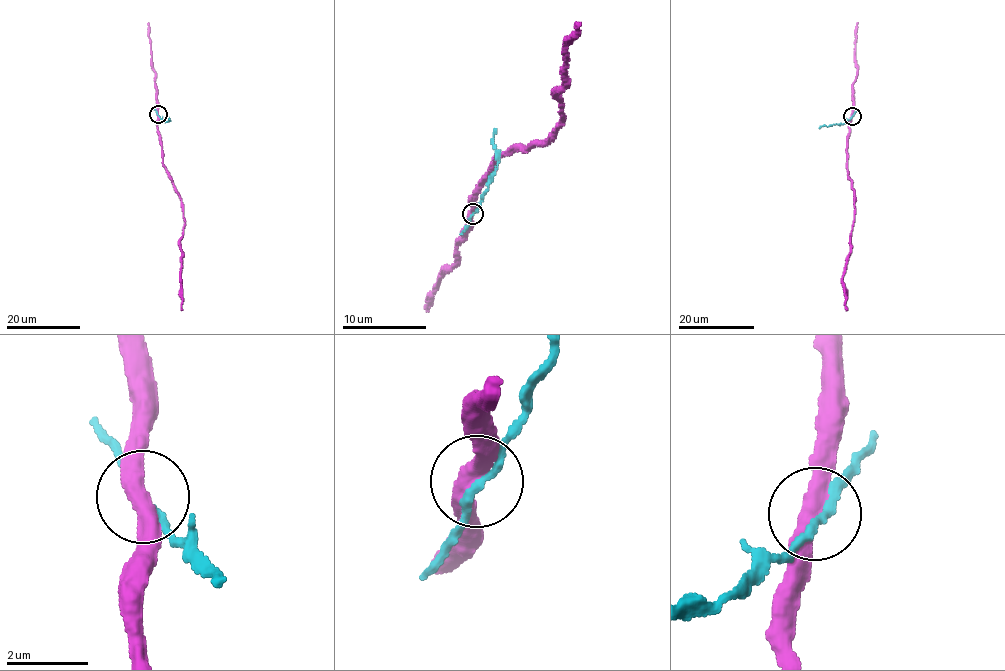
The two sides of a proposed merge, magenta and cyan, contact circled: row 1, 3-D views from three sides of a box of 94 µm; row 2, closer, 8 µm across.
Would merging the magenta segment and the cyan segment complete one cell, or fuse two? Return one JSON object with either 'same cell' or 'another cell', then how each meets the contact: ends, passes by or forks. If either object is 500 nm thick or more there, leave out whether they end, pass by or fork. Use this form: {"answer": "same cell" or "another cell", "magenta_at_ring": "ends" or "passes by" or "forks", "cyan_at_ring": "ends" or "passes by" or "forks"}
{"answer": "another cell", "magenta_at_ring": "passes by", "cyan_at_ring": "passes by"}

